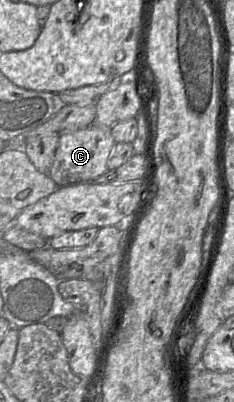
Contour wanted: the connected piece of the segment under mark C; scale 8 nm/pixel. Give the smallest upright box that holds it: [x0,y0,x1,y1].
[48,125,116,188]

